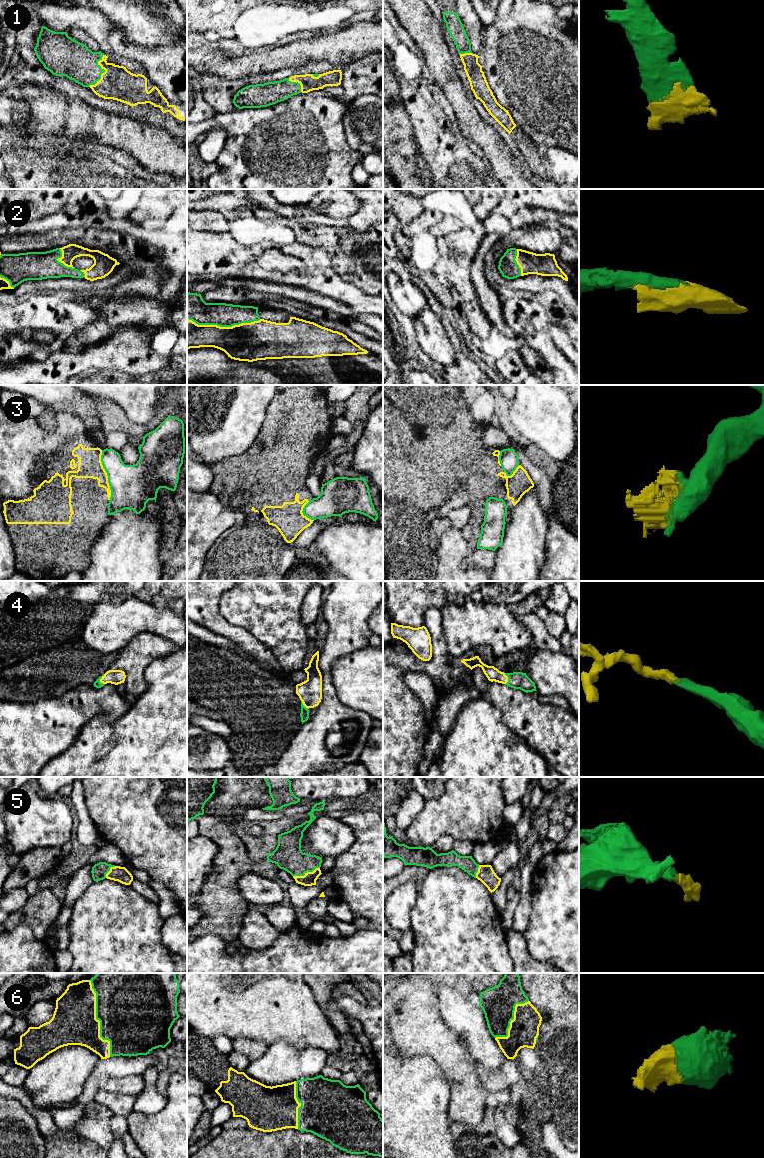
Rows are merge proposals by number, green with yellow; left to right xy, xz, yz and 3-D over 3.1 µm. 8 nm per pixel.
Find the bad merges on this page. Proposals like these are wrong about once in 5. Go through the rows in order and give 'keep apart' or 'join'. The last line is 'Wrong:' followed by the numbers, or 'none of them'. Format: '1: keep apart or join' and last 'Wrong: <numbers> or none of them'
1: join
2: join
3: keep apart
4: join
5: join
6: join
Wrong: 3

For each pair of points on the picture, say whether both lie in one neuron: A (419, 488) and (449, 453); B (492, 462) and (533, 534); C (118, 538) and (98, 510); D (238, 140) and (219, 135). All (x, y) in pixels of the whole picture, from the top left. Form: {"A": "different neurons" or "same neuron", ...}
{"A": "same neuron", "B": "different neurons", "C": "different neurons", "D": "different neurons"}

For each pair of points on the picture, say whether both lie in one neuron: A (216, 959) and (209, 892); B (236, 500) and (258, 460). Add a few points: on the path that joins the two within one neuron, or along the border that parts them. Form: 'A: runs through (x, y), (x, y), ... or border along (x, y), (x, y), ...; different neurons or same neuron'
A: border along (197, 937), (217, 934), (227, 944); different neurons
B: runs through (242, 490), (258, 474), (258, 470); same neuron

